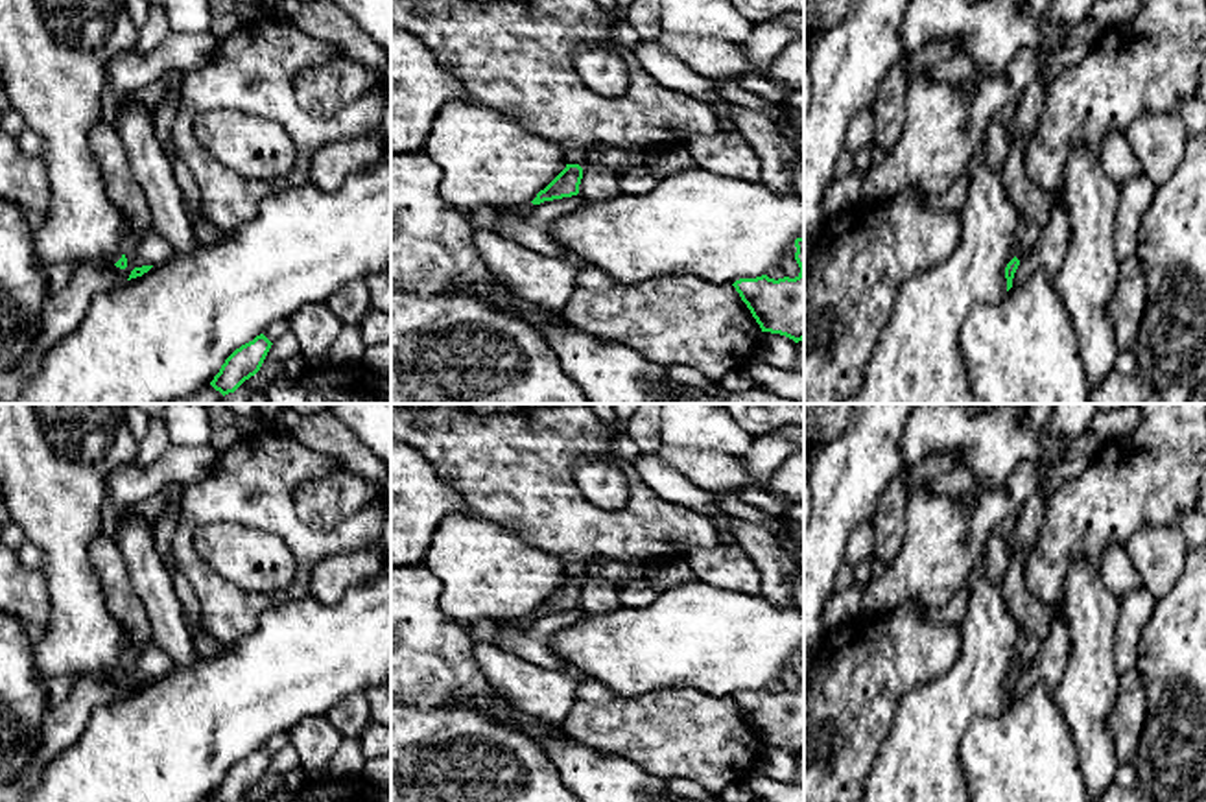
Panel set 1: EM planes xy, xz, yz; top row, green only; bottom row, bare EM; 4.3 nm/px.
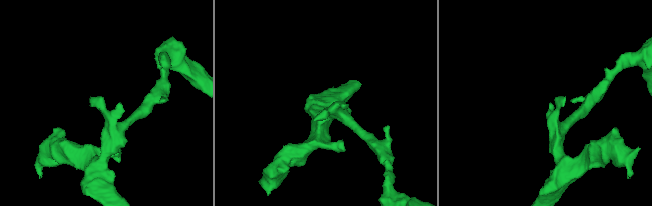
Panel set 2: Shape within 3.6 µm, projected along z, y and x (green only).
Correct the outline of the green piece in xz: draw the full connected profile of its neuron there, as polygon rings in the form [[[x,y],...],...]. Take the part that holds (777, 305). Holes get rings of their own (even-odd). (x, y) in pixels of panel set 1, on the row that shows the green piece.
[[[804,238],[795,240],[795,260],[800,273],[795,278],[739,278],[732,286],[751,310],[762,332],[780,334],[795,343],[804,339]]]

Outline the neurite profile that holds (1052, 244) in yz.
[[[1055,201],[1047,225],[1040,229],[1035,245],[1022,256],[1012,286],[1025,282],[1038,269],[1044,269],[1053,278],[1062,267],[1068,243],[1070,218],[1064,205]]]

